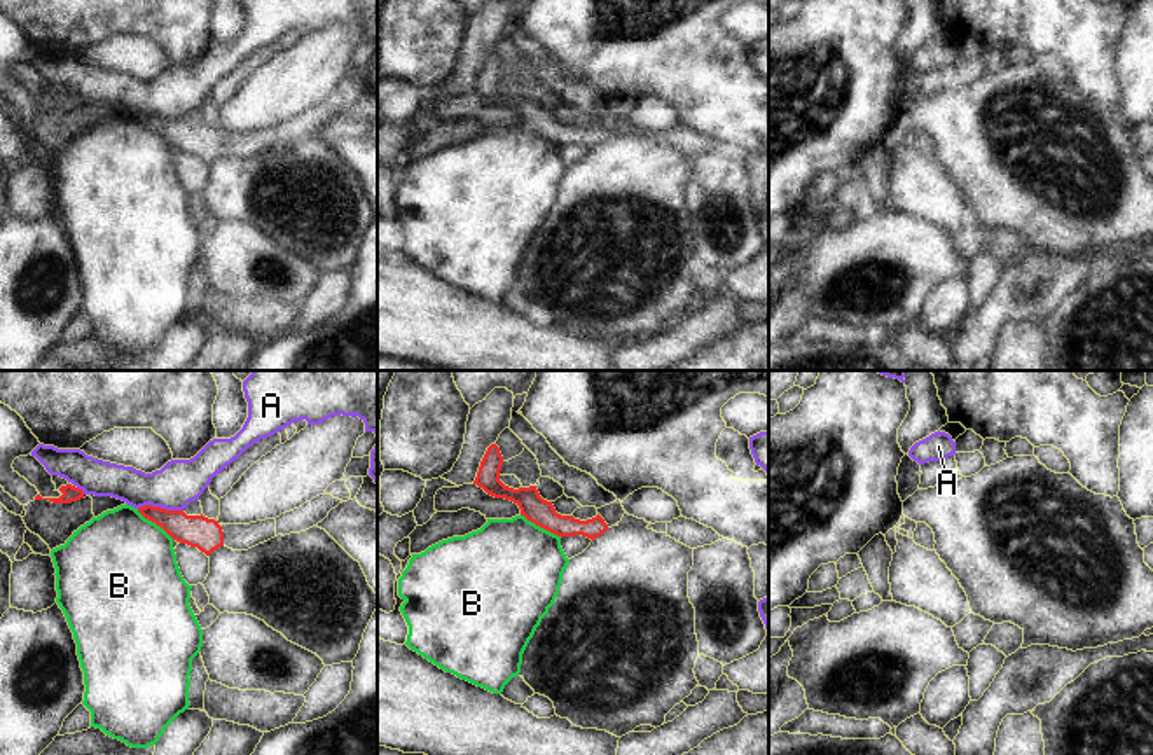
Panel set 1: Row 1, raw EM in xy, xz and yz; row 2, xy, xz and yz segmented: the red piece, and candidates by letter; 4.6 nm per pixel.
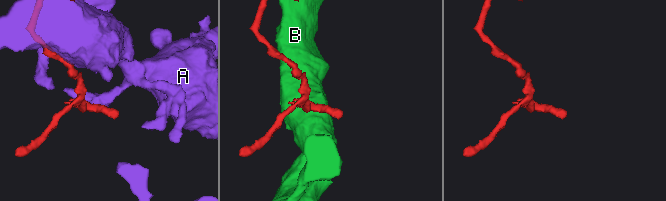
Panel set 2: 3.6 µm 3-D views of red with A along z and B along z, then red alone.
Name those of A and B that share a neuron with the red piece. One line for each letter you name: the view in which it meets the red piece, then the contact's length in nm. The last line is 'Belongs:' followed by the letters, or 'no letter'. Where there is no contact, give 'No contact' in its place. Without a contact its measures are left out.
Belongs: no letter.

